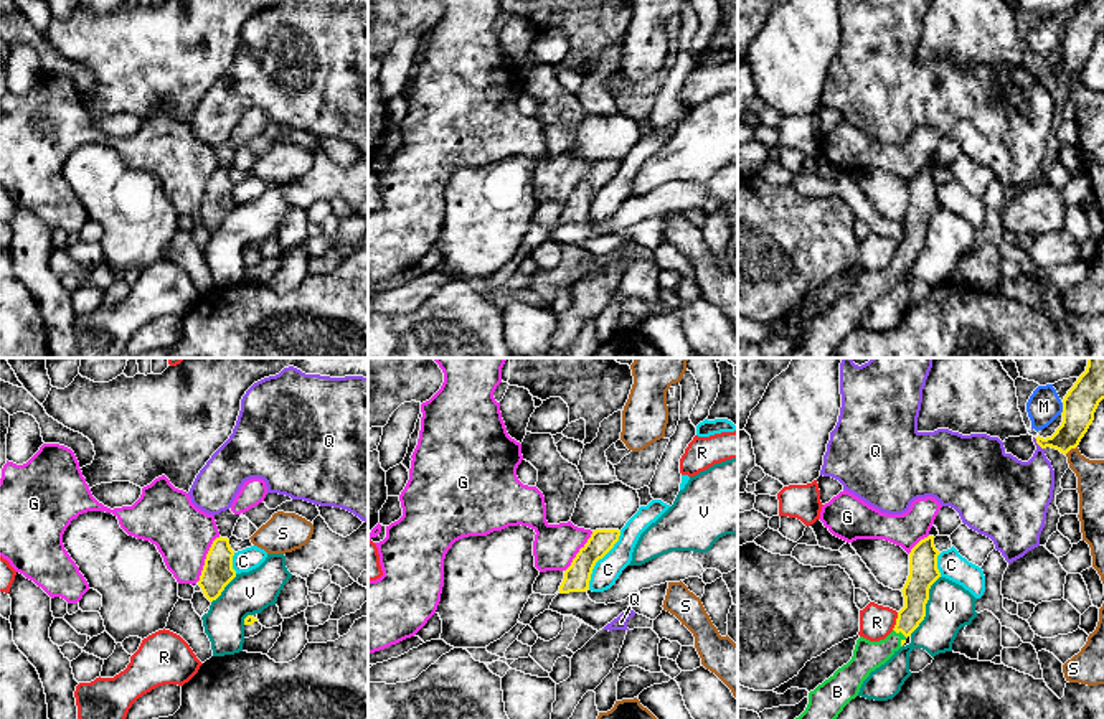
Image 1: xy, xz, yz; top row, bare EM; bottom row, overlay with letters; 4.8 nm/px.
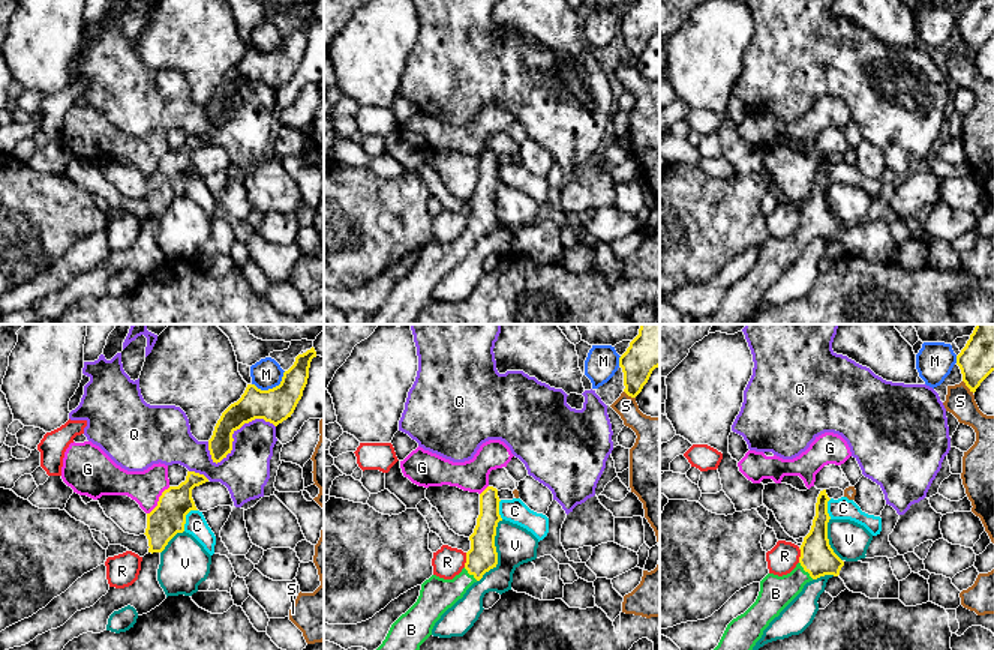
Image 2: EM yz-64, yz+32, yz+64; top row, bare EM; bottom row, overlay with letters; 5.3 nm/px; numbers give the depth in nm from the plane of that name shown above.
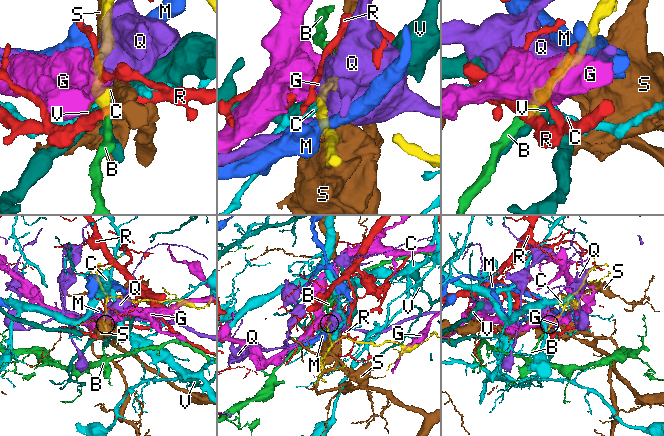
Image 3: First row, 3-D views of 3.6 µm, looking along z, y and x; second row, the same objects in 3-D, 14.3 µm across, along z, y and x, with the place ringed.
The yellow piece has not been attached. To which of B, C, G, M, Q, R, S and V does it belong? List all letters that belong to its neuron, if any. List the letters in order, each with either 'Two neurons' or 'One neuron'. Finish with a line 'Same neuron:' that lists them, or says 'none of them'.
B: One neuron
C: Two neurons
G: Two neurons
M: Two neurons
Q: Two neurons
R: Two neurons
S: Two neurons
V: Two neurons
Same neuron: B

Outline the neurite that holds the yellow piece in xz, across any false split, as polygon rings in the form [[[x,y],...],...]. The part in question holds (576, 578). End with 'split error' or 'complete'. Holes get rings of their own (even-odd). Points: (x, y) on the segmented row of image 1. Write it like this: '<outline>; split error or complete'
[[[596,529],[587,543],[579,549],[571,566],[564,571],[564,579],[559,585],[559,594],[586,592],[592,569],[619,541],[619,529]]]; complete

